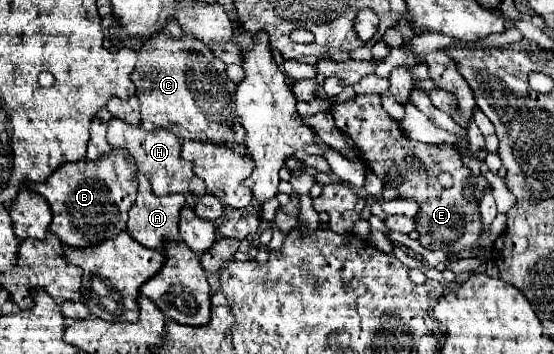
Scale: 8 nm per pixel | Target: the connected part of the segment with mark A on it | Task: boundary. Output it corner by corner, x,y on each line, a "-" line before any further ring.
138,172
138,198
136,204
132,206
132,210
128,212
128,232
130,236
150,248
150,250
164,250
166,242
178,240
178,218
180,218
180,210
184,206
184,196
182,194
170,194
170,196
156,196
150,190
150,182
146,182
146,178

